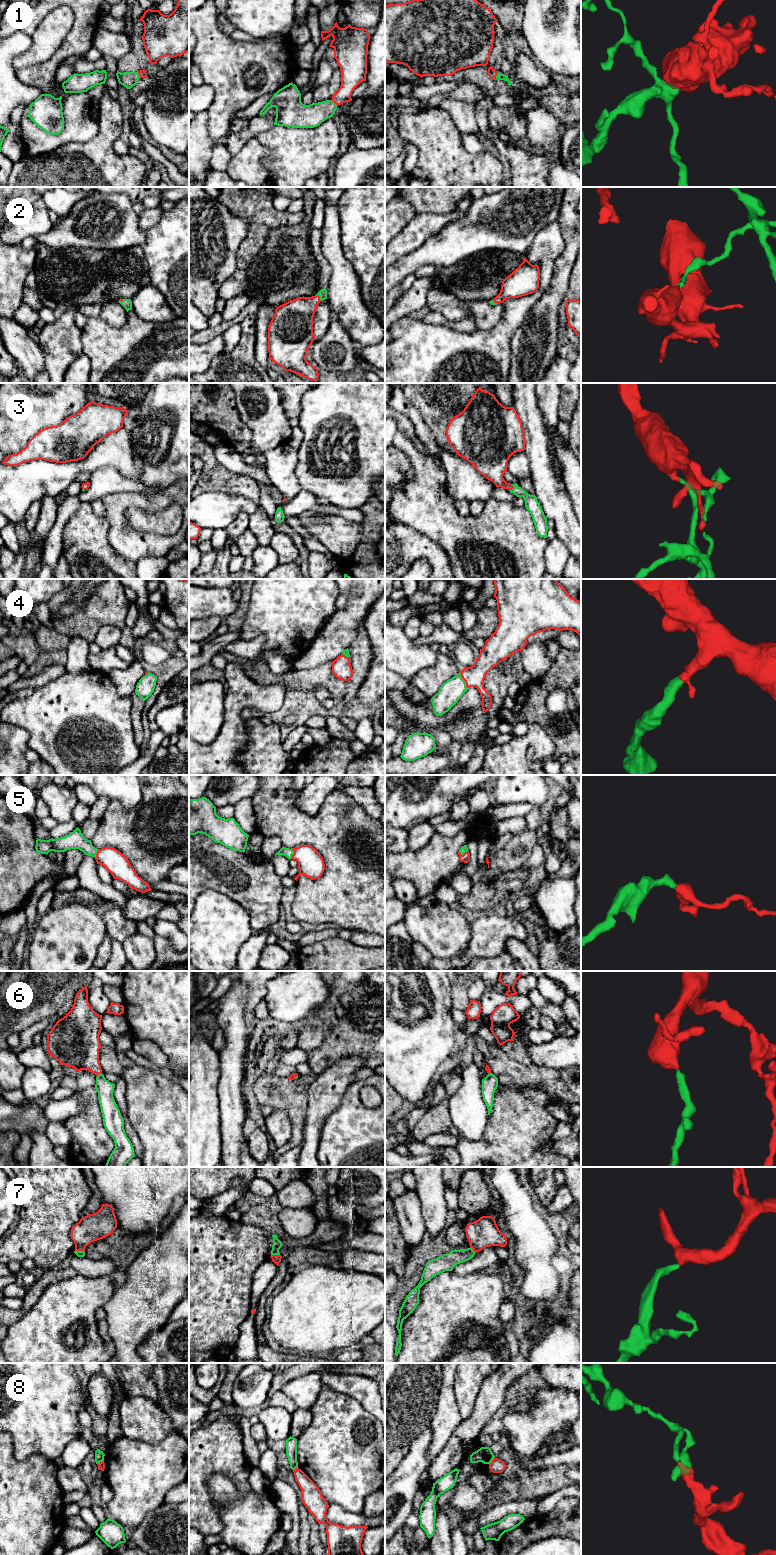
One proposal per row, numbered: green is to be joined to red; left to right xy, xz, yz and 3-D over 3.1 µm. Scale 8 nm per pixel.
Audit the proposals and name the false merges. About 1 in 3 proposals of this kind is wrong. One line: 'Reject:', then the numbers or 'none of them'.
Reject: 8

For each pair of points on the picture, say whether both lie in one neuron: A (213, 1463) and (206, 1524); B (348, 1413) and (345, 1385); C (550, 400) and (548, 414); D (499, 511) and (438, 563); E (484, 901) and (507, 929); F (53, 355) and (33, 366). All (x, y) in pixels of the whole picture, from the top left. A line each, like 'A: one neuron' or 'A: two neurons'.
A: one neuron
B: two neurons
C: one neuron
D: two neurons
E: two neurons
F: two neurons

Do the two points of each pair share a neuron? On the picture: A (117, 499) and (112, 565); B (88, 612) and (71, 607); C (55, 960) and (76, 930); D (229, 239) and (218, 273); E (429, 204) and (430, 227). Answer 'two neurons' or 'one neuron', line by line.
A: two neurons
B: two neurons
C: one neuron
D: one neuron
E: two neurons

